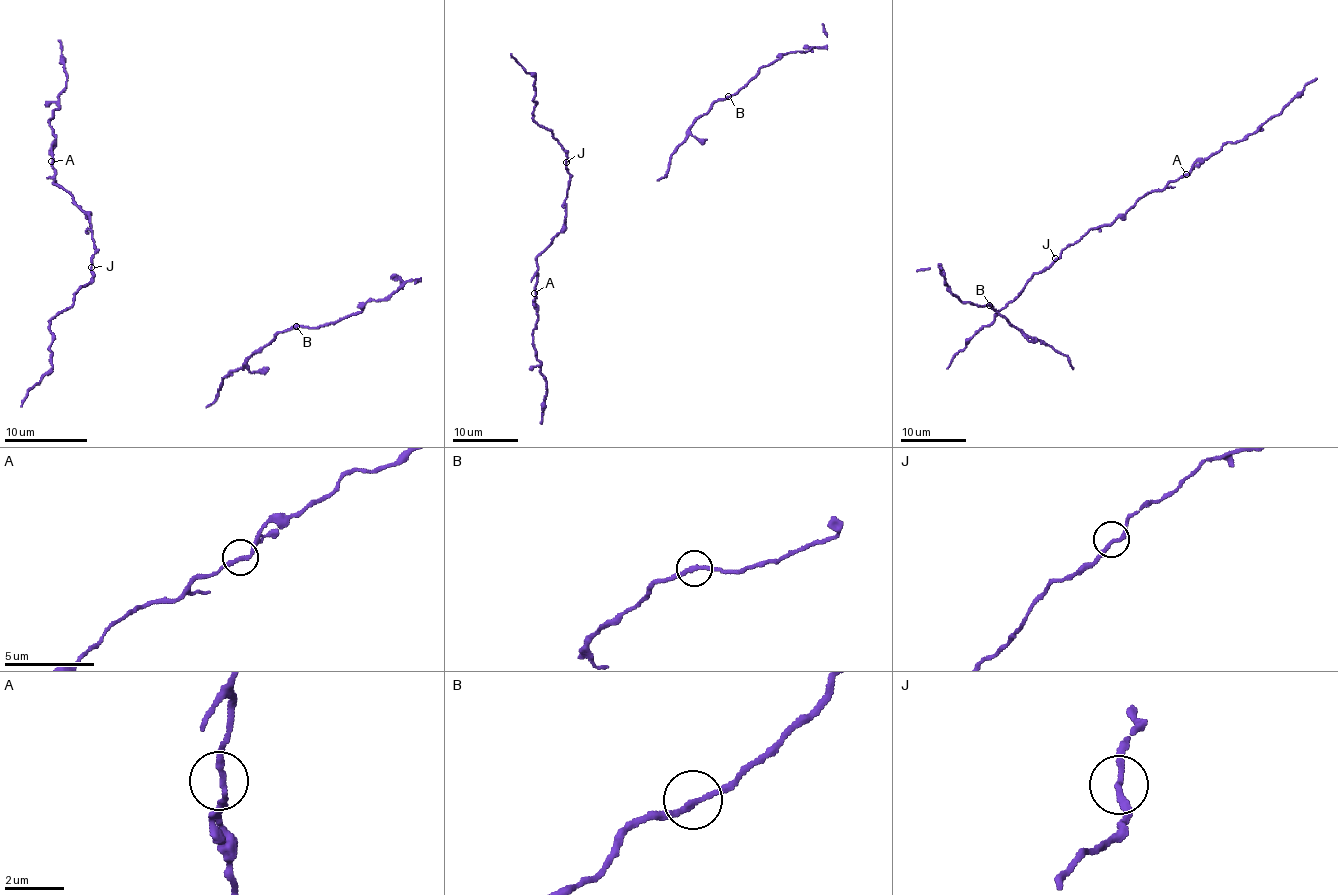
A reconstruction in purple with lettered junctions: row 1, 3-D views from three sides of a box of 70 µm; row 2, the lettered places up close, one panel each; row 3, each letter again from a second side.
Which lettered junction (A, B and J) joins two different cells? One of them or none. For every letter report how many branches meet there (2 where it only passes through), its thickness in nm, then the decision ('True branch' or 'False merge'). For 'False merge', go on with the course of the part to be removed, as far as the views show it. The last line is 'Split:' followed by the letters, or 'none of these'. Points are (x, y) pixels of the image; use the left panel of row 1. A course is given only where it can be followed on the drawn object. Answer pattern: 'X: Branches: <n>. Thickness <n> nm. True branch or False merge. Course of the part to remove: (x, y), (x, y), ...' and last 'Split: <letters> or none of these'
A: Branches: 2. Thickness 200 nm. True branch
B: Branches: 2. Thickness 200 nm. True branch
J: Branches: 2. Thickness 220 nm. True branch
Split: none of these

